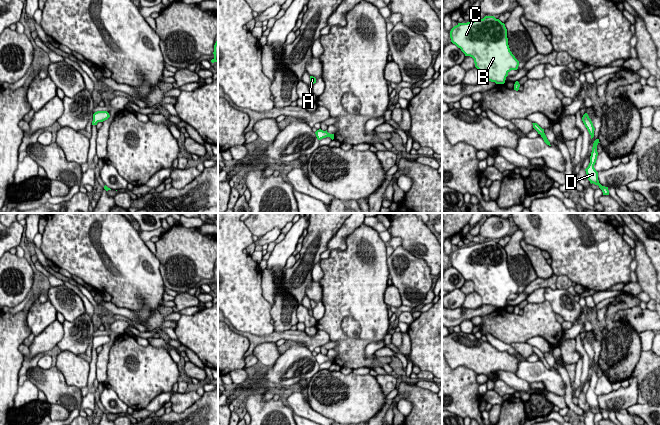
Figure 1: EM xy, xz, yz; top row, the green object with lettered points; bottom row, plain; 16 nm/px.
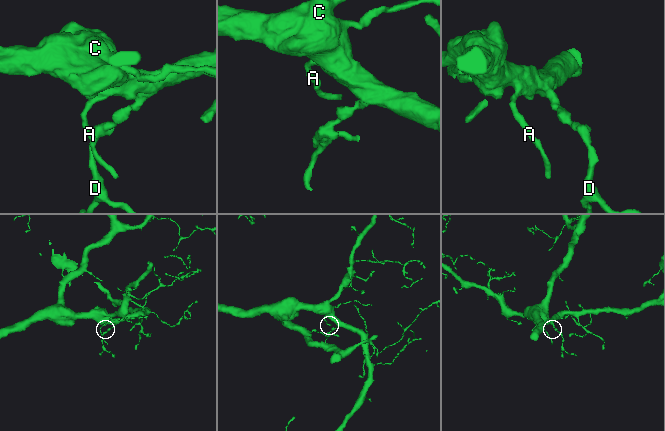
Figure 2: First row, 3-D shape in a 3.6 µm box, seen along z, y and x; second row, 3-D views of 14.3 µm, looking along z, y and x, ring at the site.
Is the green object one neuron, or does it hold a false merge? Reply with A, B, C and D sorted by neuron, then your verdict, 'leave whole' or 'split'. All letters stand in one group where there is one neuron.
A B C / D; split

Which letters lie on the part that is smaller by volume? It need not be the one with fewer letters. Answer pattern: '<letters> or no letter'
D

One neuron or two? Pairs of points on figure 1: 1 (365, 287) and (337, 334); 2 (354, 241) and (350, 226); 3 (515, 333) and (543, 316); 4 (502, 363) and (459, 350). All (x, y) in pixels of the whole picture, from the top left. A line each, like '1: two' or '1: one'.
1: one
2: two
3: one
4: one

